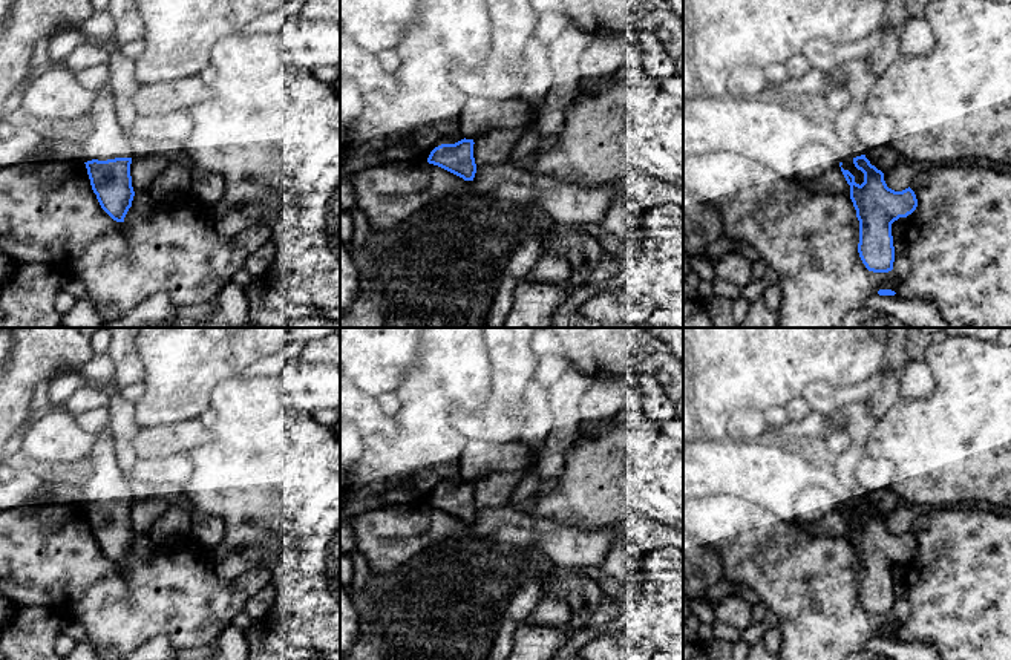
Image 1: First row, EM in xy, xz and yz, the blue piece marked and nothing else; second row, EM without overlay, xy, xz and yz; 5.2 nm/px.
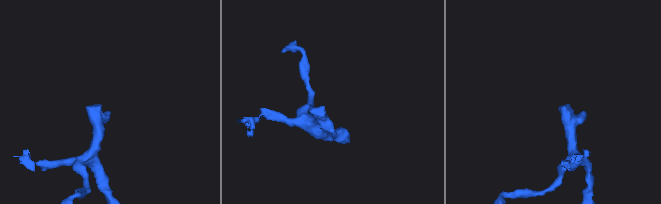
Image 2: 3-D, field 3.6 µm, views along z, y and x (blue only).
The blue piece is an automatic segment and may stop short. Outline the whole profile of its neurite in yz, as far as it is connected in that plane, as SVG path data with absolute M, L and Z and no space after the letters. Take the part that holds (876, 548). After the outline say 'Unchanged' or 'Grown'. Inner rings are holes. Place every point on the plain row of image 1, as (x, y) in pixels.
M859 484L849 490L850 502L864 516L861 528L849 513L841 510L841 515L850 528L850 542L859 564L859 600L869 614L888 616L895 605L892 567L911 557L918 542L910 530L902 534L888 531L884 516L865 501L867 493Z. Grown

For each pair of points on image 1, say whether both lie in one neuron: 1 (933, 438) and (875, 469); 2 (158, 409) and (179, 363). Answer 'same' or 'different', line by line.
1: different
2: same

